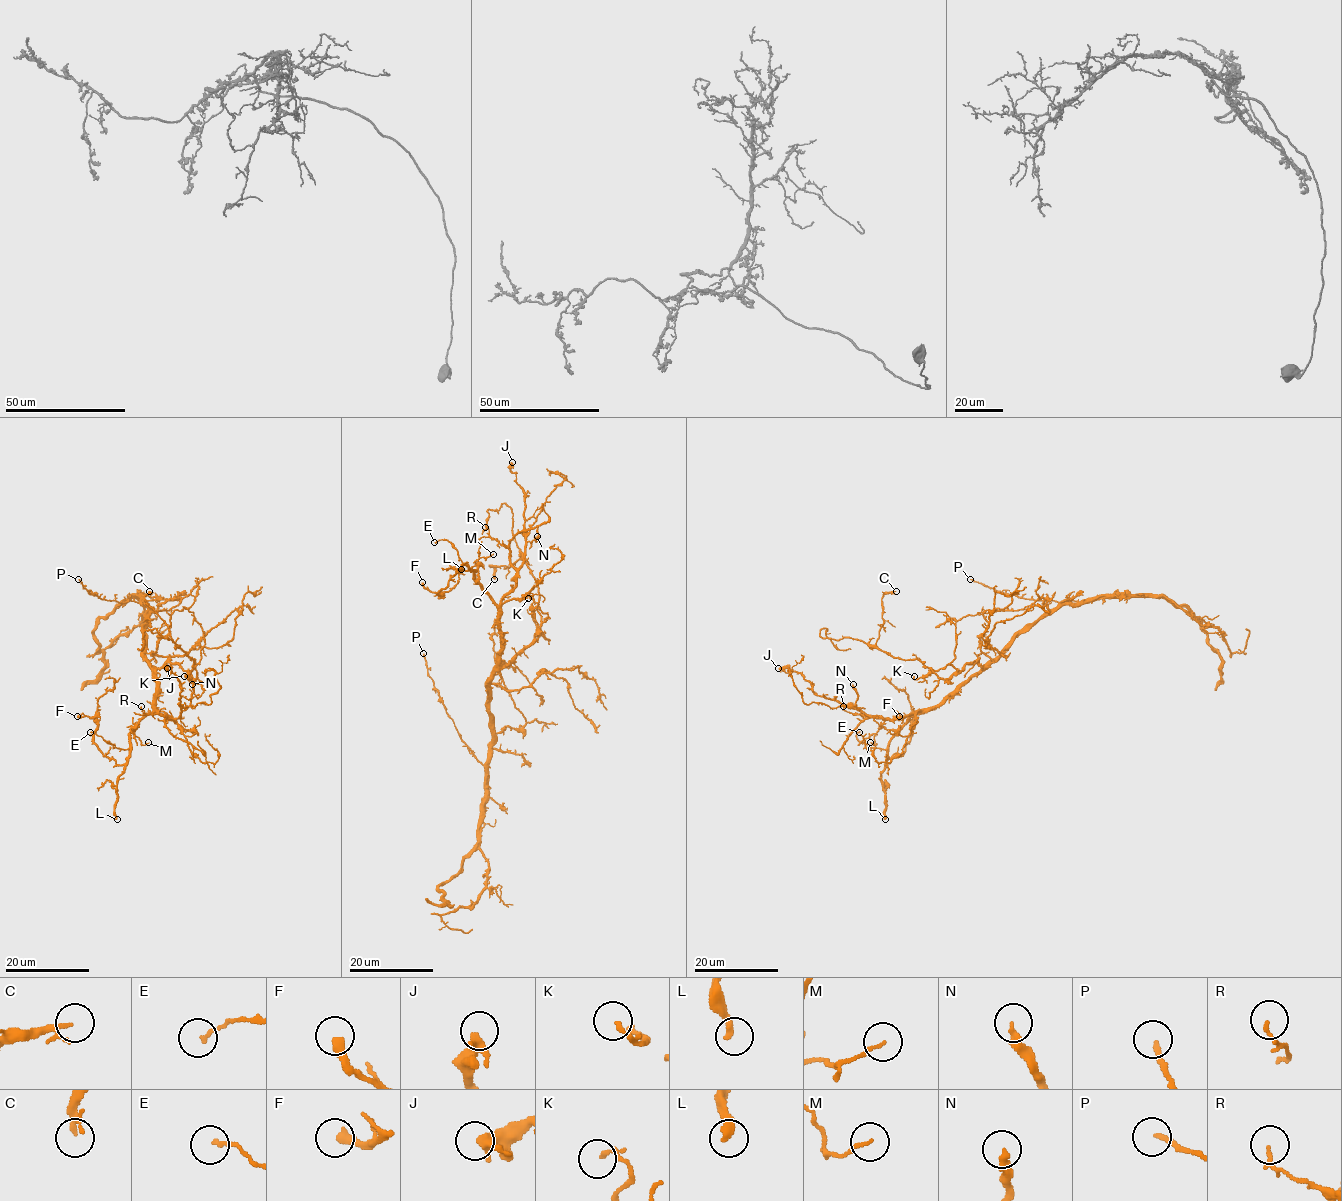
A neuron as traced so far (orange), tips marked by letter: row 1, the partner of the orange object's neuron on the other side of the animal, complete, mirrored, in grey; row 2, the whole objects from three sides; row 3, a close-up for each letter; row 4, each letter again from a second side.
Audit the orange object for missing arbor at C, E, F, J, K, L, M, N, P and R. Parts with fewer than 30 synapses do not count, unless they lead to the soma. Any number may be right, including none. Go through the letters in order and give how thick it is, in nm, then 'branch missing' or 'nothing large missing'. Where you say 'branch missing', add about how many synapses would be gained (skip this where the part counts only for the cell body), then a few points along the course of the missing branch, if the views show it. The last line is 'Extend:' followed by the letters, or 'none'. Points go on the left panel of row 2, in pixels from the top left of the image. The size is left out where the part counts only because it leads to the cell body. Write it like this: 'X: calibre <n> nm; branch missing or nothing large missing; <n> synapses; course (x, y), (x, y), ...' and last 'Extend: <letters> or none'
C: calibre 110 nm; nothing large missing
E: calibre 140 nm; nothing large missing
F: calibre 360 nm; nothing large missing
J: calibre 480 nm; nothing large missing
K: calibre 120 nm; nothing large missing
L: calibre 320 nm; branch missing; 50 synapses; course (117, 819), (115, 830), (118, 836), (139, 852), (166, 862), (196, 886)
M: calibre 110 nm; nothing large missing
N: calibre 260 nm; nothing large missing
P: calibre 180 nm; nothing large missing
R: calibre 130 nm; nothing large missing
Extend: L

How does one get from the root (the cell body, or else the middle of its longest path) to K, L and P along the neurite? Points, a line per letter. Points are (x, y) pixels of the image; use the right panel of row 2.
K: (1012, 641), (987, 667), (968, 663), (956, 670), (946, 665), (917, 679), (914, 676)
L: (1012, 641), (937, 705), (916, 712), (894, 734), (881, 775), (885, 819)
P: (1012, 641), (1060, 605), (1081, 603), (1074, 600), (1025, 599), (970, 579)

